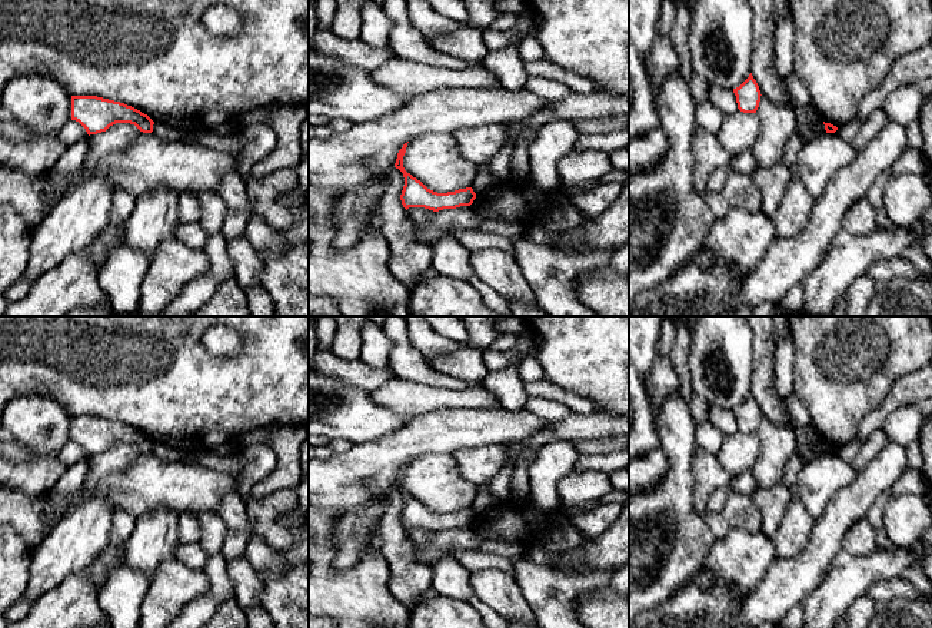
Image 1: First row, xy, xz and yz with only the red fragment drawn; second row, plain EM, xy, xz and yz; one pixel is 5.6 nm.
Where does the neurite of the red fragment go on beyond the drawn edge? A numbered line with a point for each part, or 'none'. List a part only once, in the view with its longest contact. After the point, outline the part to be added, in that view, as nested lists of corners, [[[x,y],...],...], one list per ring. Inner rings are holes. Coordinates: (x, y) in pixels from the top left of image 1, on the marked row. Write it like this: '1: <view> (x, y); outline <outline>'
none

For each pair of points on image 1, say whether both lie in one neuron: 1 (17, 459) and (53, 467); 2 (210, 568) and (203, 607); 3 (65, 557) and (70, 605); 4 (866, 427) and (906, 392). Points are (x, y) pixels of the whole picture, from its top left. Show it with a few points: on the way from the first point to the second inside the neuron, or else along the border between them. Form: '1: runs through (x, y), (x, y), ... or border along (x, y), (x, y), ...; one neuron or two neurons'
1: runs through (26, 467), (45, 467); one neuron
2: runs through (215, 578), (213, 597); one neuron
3: border along (96, 558), (83, 570), (67, 575), (40, 597); two neurons
4: runs through (876, 418), (896, 398); one neuron

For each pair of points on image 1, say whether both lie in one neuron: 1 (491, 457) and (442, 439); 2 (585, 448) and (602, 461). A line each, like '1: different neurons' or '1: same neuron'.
1: different neurons
2: different neurons

